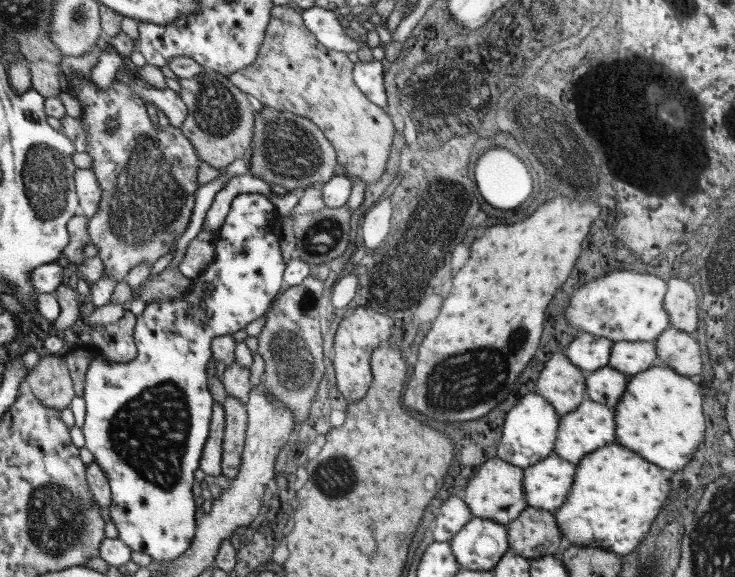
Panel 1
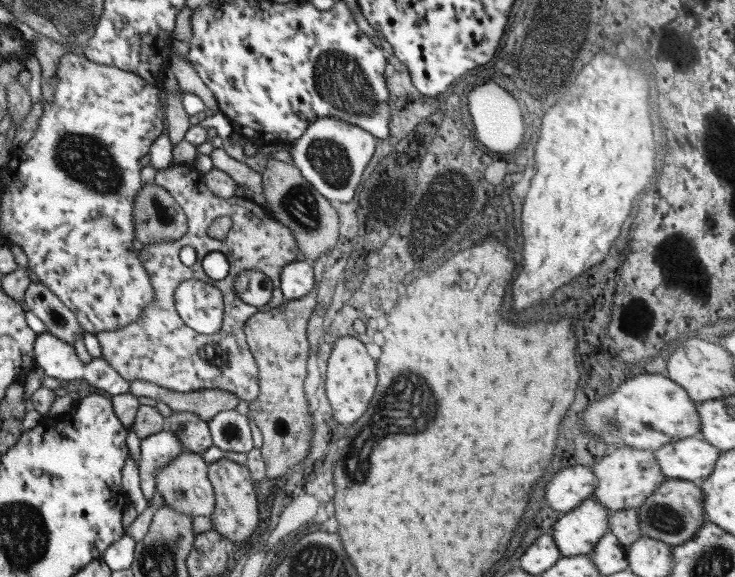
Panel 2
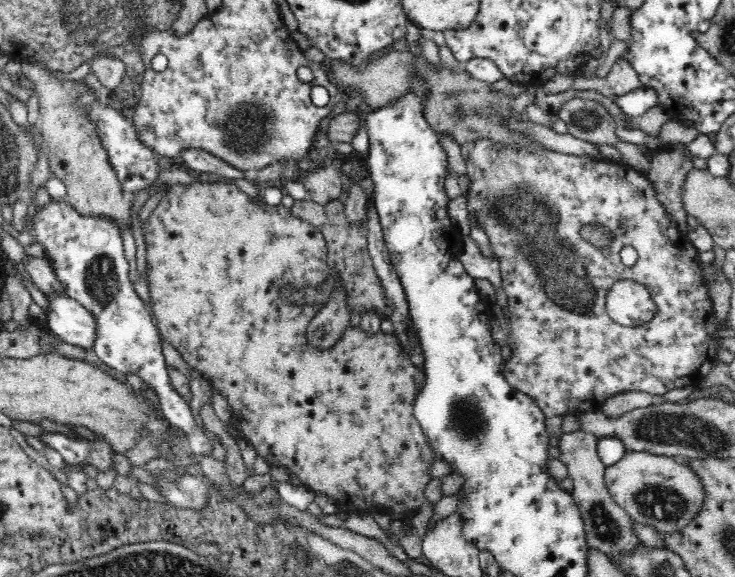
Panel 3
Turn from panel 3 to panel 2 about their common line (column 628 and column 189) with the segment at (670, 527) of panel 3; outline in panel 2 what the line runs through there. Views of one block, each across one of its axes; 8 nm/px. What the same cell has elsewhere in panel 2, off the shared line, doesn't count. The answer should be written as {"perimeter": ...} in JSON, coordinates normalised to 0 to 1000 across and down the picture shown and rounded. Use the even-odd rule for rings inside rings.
{"perimeter":[[[249,782],[229,806],[219,809],[210,821],[210,849],[219,856],[219,867],[226,877],[235,880],[244,891],[256,894],[284,894],[291,879],[291,853],[280,823],[280,804],[268,785]]]}

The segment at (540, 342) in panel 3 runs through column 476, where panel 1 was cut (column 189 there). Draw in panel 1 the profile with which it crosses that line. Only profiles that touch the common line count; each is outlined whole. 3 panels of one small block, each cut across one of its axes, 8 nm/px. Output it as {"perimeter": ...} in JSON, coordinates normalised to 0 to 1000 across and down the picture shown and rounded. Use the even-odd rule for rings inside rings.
{"perimeter":[[[95,135],[94,153],[86,159],[97,163],[110,185],[110,220],[118,231],[114,265],[125,277],[122,293],[137,331],[132,367],[117,388],[118,406],[122,421],[132,428],[129,445],[140,459],[139,478],[165,489],[181,461],[192,456],[207,461],[222,440],[237,433],[239,412],[257,388],[264,336],[271,324],[267,263],[242,220],[229,215],[224,222],[211,222],[197,194],[201,187],[192,177],[193,170],[167,142],[155,139],[146,156],[135,156],[121,139]],[[143,208],[159,211],[154,229],[146,229],[146,215],[140,215]]]}

